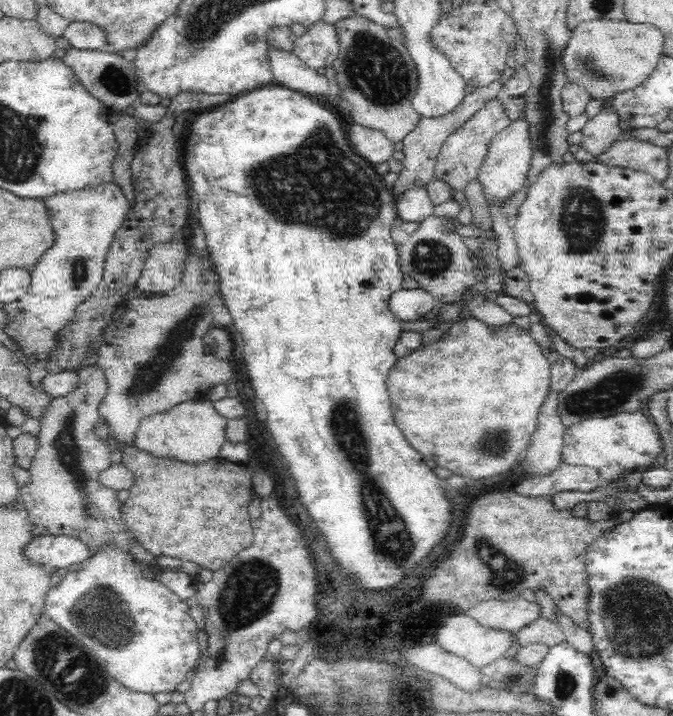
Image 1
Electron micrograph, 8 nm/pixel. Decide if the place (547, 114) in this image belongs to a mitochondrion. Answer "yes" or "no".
yes

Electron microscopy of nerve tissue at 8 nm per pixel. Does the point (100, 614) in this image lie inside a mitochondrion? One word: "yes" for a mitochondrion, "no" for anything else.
yes

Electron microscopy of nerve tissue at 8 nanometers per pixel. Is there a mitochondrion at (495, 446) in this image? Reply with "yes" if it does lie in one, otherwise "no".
yes

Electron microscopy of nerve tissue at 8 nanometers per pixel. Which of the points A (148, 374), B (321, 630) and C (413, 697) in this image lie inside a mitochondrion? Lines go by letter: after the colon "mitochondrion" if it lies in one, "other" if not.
A: mitochondrion
B: other
C: other

